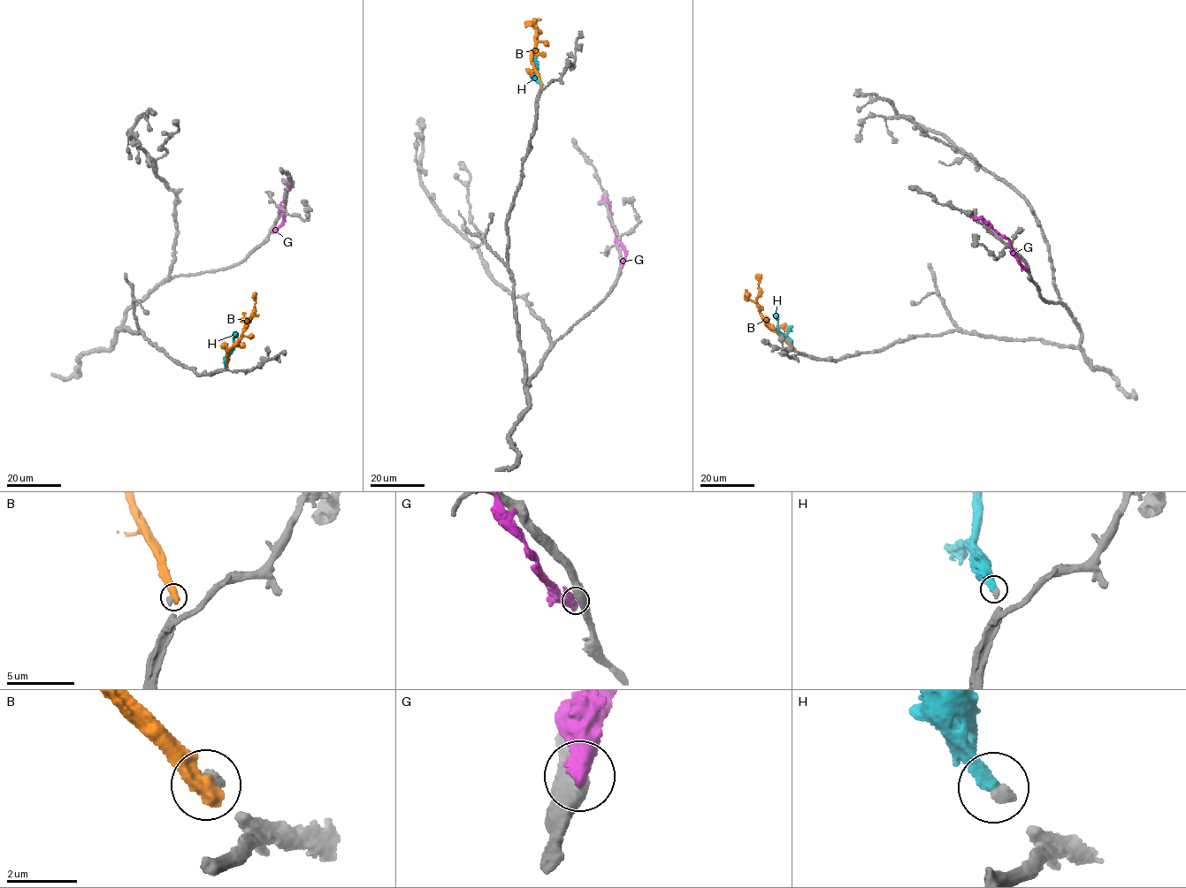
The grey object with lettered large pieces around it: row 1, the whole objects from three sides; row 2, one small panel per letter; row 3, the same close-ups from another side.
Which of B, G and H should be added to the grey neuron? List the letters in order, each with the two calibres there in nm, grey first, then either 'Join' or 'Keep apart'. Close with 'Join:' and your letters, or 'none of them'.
B: Thickness 300 nm (grey) against 500 nm. Keep apart
G: Thickness 500 nm (grey) against 600 nm. Keep apart
H: Thickness 300 nm (grey) against 440 nm. Join
Join: H

